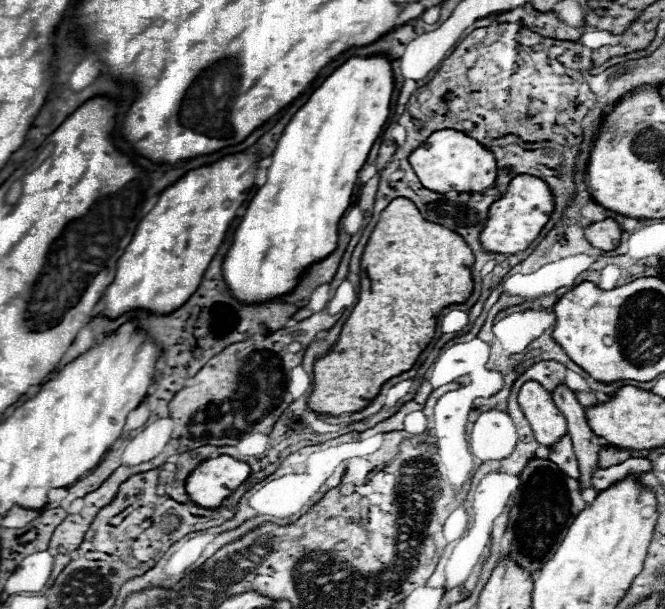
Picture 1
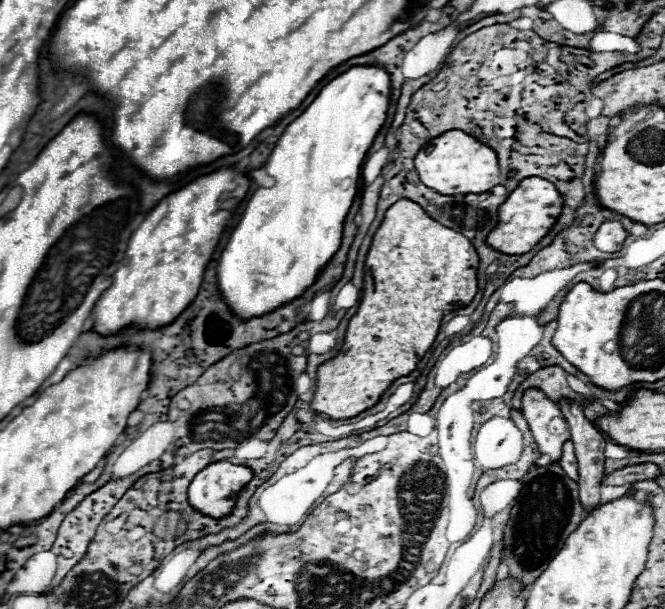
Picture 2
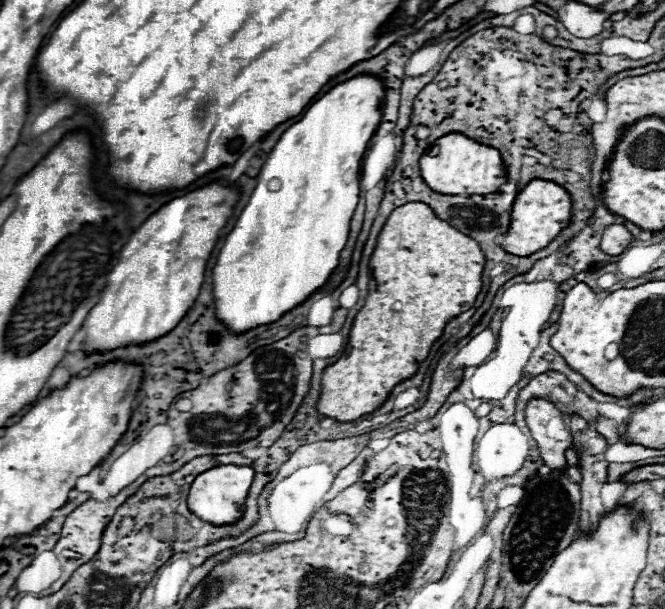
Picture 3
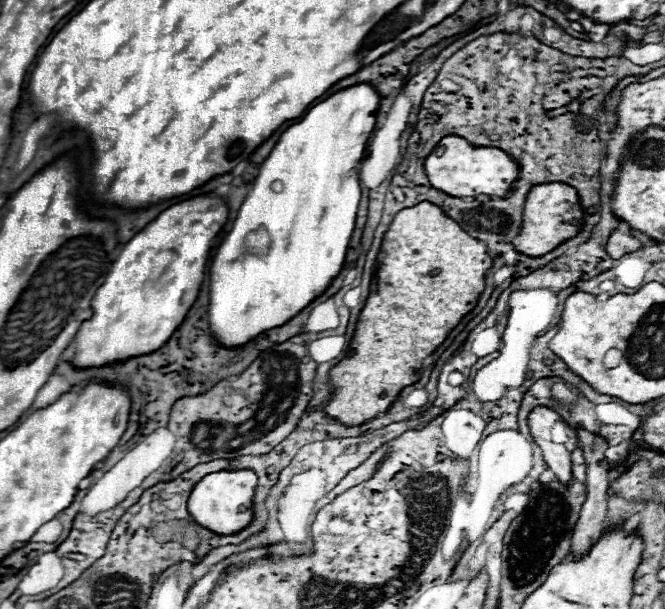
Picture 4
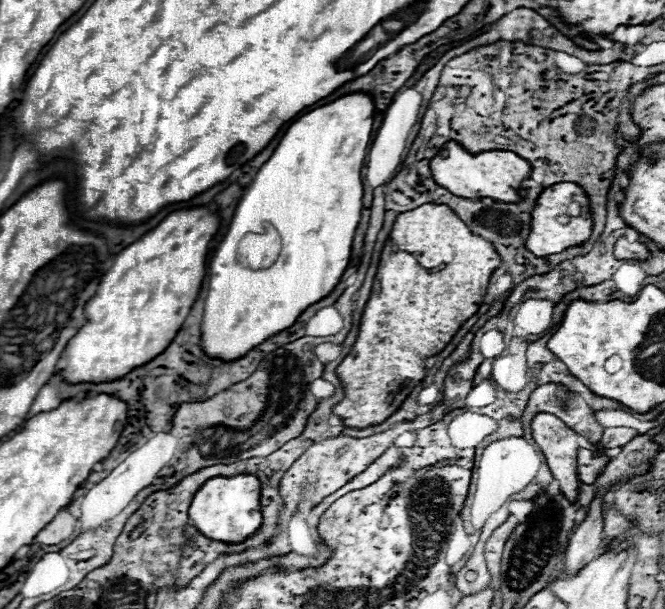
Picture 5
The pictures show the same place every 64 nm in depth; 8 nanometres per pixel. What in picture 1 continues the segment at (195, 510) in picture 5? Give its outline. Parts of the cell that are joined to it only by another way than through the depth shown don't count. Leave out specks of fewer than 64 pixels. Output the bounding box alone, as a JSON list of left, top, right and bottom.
[186,454,250,508]

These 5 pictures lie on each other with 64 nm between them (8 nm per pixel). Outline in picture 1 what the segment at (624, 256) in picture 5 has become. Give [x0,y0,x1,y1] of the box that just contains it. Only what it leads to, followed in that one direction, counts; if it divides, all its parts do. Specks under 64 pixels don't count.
[584,218,622,250]

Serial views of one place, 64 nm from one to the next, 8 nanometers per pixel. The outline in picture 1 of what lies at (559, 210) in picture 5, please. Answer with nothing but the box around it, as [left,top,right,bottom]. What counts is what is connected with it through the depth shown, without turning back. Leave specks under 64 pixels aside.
[480,174,554,254]

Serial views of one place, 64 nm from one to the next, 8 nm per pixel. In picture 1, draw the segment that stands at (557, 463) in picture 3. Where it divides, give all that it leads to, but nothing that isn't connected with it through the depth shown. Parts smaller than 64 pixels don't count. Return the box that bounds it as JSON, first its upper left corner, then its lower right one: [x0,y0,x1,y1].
[518,380,566,446]

